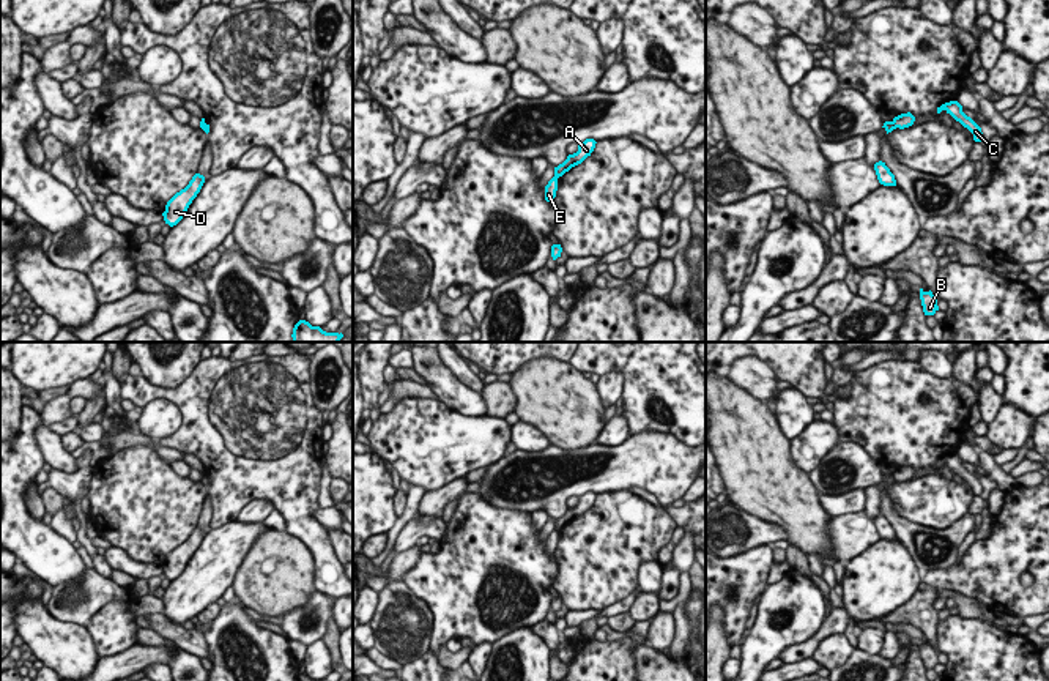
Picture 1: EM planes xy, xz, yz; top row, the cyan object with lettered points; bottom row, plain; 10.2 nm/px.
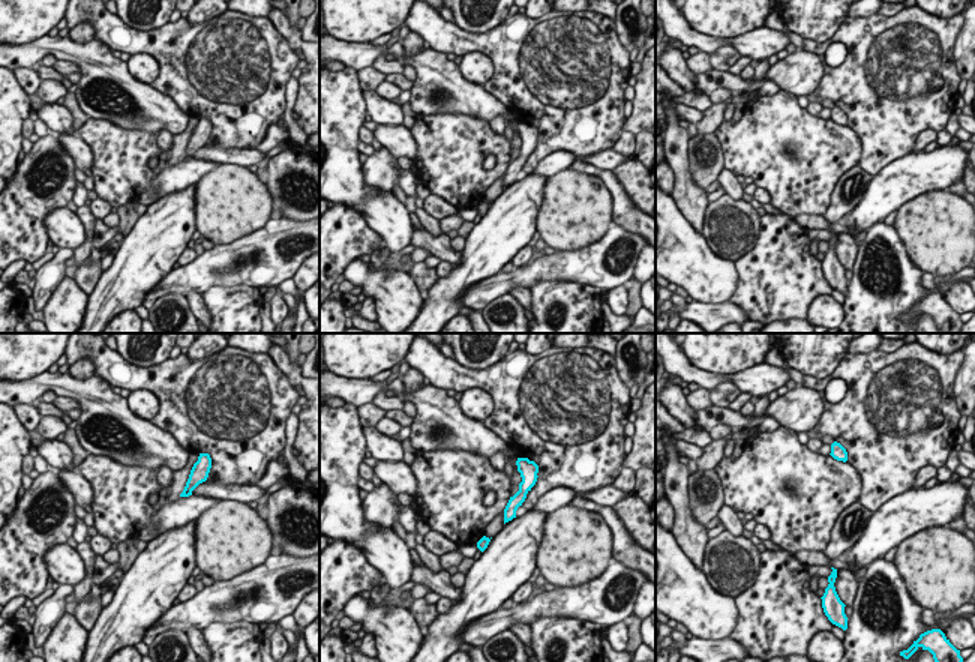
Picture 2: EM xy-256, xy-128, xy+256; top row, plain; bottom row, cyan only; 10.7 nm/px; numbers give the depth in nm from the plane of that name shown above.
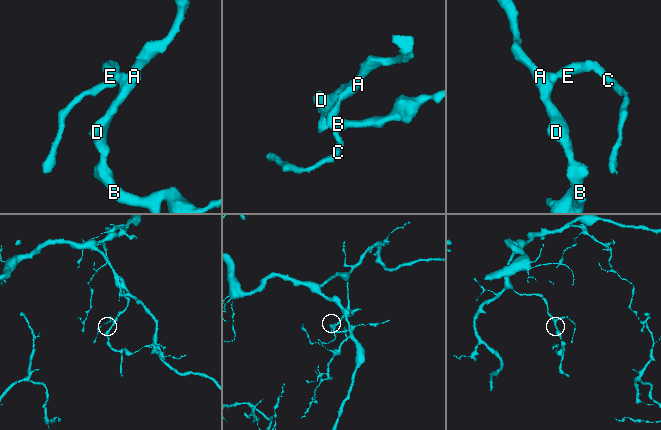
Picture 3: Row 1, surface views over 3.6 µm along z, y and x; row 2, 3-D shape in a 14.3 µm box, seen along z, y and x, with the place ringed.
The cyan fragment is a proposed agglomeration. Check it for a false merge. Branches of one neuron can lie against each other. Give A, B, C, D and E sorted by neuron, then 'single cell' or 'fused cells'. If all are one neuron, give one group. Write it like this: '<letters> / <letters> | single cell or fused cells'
A B D / C E | fused cells

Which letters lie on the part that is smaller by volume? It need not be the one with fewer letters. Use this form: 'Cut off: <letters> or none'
Cut off: C, E

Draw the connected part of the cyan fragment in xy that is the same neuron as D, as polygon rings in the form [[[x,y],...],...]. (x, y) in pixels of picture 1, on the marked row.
[[[195,173],[189,184],[176,192],[165,205],[165,211],[162,213],[165,224],[170,227],[176,225],[183,216],[186,214],[189,205],[200,192],[202,186],[205,183],[205,177],[200,173]]]

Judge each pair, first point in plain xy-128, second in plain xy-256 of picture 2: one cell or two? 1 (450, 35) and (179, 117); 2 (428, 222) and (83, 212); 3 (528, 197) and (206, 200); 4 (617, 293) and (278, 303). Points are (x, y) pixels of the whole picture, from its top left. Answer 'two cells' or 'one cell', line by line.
1: two cells
2: two cells
3: two cells
4: one cell

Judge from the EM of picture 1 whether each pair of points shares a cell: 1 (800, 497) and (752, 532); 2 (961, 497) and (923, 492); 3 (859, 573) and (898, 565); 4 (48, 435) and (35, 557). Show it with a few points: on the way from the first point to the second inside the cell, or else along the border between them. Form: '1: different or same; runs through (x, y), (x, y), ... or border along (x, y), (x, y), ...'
1: different; border along (736, 503), (758, 517), (775, 522), (788, 538)
2: same; runs through (952, 497), (933, 497)
3: same; runs through (868, 573), (889, 573)
4: different; border along (40, 423), (35, 429), (35, 442), (46, 461)

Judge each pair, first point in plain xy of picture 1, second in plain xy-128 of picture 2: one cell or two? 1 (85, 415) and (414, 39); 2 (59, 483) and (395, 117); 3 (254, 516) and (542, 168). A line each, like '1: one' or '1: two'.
1: one
2: two
3: one

